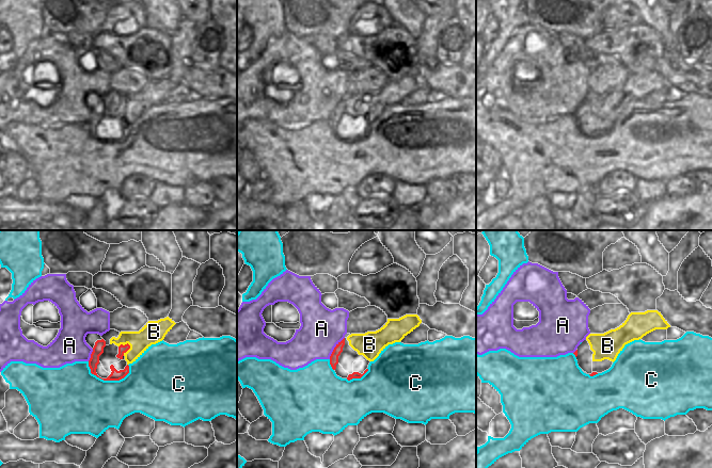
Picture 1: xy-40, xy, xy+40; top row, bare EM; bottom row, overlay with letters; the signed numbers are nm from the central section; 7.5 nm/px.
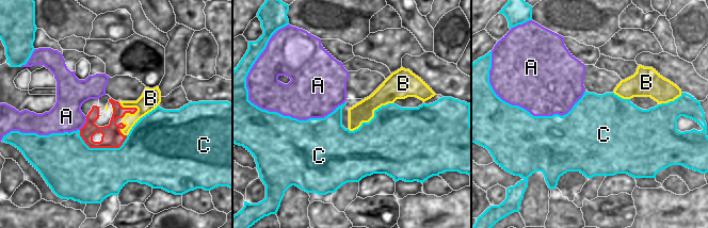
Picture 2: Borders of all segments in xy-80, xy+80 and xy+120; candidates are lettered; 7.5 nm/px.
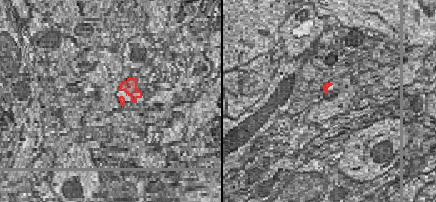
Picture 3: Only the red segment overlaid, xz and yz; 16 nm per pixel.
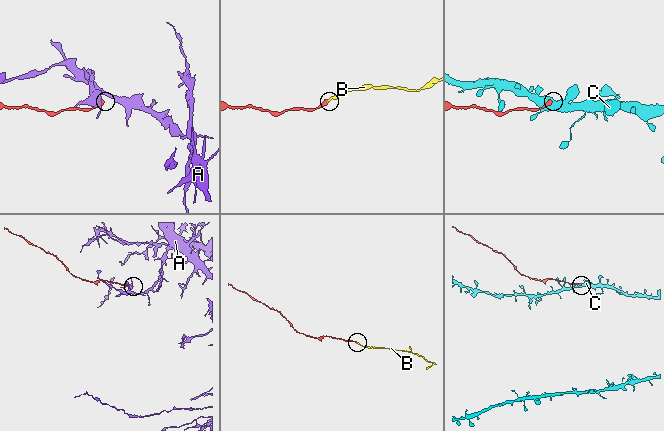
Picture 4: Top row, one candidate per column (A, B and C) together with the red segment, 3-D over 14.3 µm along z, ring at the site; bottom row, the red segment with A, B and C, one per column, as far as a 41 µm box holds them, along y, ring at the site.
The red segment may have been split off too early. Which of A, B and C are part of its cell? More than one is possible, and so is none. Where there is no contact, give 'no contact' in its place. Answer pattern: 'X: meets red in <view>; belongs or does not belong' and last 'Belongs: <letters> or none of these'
A: meets red in xy; does not belong
B: meets red in xy-40; belongs
C: meets red in xy-40; does not belong
Belongs: B

